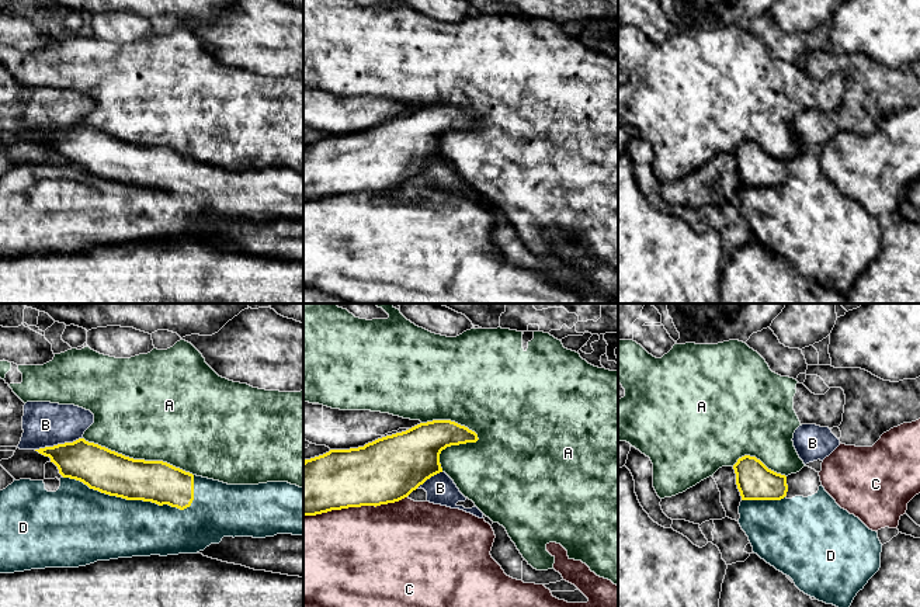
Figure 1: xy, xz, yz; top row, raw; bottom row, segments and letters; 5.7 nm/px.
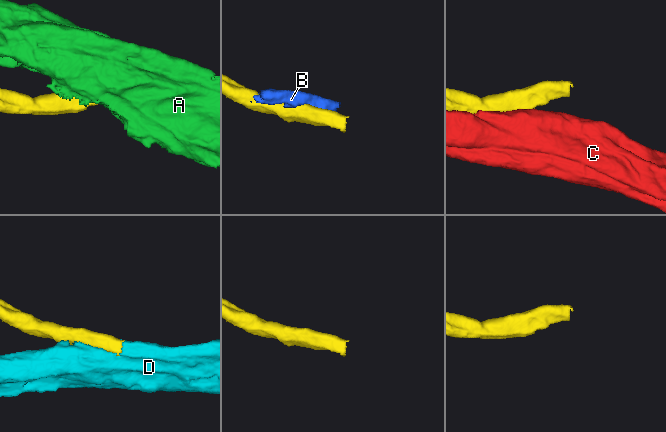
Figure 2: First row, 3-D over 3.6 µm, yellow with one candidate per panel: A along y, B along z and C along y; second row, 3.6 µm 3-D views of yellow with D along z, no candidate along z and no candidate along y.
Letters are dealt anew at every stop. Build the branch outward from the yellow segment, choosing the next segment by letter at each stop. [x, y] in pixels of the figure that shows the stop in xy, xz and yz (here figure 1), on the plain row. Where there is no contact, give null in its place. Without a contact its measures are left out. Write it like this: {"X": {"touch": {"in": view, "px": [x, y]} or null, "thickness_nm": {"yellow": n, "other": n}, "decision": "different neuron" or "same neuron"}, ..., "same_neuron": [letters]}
{"A": {"touch": {"in": "xz", "px": [476, 122]}, "thickness_nm": {"yellow": 180, "other": 480}, "decision": "different neuron"}, "B": {"touch": {"in": "xy", "px": [58, 129]}, "thickness_nm": {"yellow": 240, "other": 260}, "decision": "different neuron"}, "C": {"touch": {"in": "xz", "px": [354, 191]}, "thickness_nm": {"yellow": 360, "other": 500}, "decision": "different neuron"}, "D": {"touch": {"in": "xy", "px": [129, 184]}, "thickness_nm": {"yellow": 240, "other": 380}, "decision": "same neuron"}, "same_neuron": ["D"]}

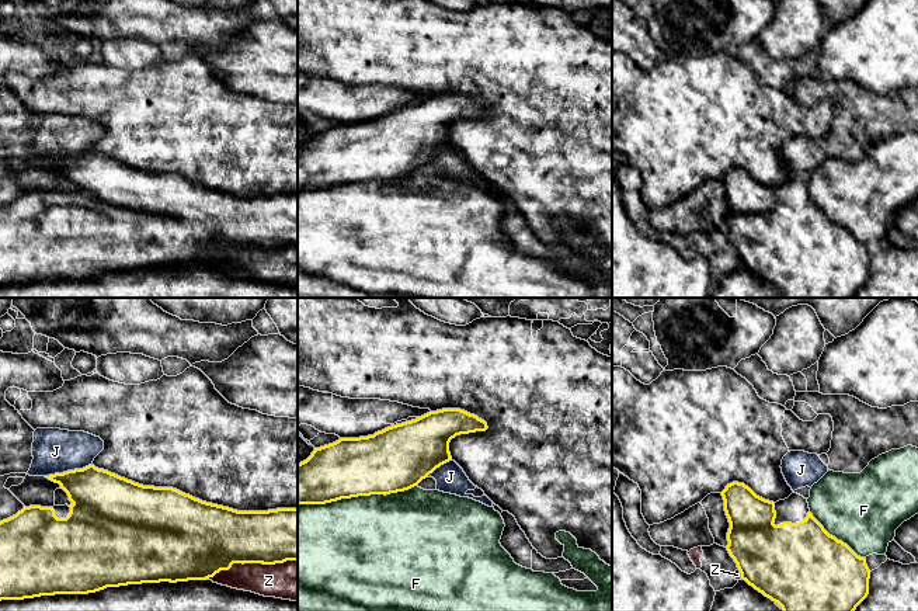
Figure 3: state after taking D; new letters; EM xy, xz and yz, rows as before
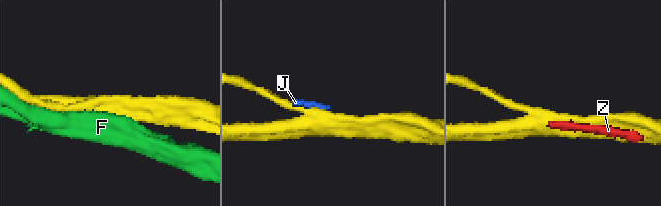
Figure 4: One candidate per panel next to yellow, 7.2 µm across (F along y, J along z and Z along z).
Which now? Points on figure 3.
{"F": {"touch": {"in": "xz", "px": [357, 181]}, "thickness_nm": {"yellow": 360, "other": 500}, "decision": "different neuron"}, "J": {"touch": {"in": "xy", "px": [68, 156]}, "thickness_nm": {"yellow": 320, "other": 260}, "decision": "different neuron"}, "Z": {"touch": {"in": "xy", "px": [250, 247]}, "thickness_nm": {"yellow": 360, "other": 220}, "decision": "different neuron"}, "same_neuron": []}

